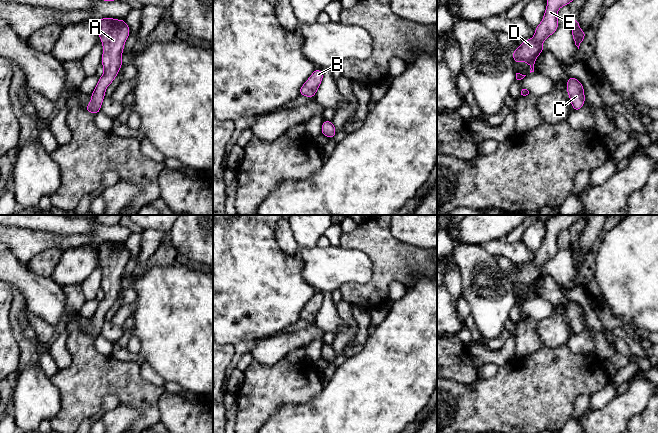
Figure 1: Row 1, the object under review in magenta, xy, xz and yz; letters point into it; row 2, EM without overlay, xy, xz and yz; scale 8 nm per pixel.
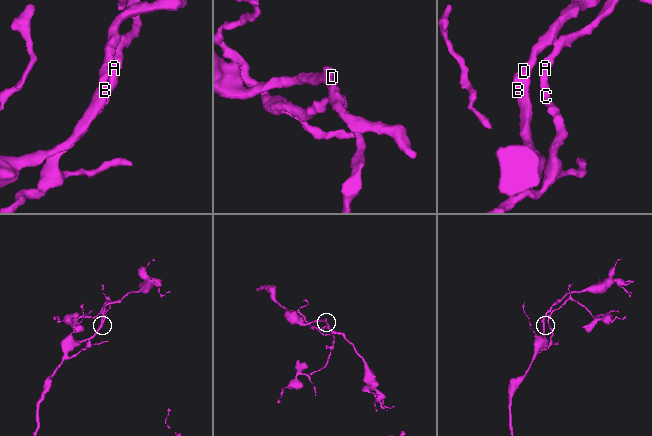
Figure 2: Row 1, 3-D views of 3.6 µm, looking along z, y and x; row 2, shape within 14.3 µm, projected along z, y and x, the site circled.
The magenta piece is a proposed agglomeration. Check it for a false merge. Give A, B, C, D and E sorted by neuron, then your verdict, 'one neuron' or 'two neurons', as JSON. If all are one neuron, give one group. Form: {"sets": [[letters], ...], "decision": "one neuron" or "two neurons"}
{"sets": [["A", "B", "C", "D", "E"]], "decision": "one neuron"}

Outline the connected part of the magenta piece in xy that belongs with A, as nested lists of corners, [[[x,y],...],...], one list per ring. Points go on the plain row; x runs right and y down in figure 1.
[[[100,242],[98,250],[98,260],[103,270],[102,291],[104,292],[104,297],[99,302],[97,310],[91,318],[91,326],[84,331],[94,339],[100,336],[105,322],[105,315],[122,291],[122,277],[130,258],[129,250],[124,243]]]

